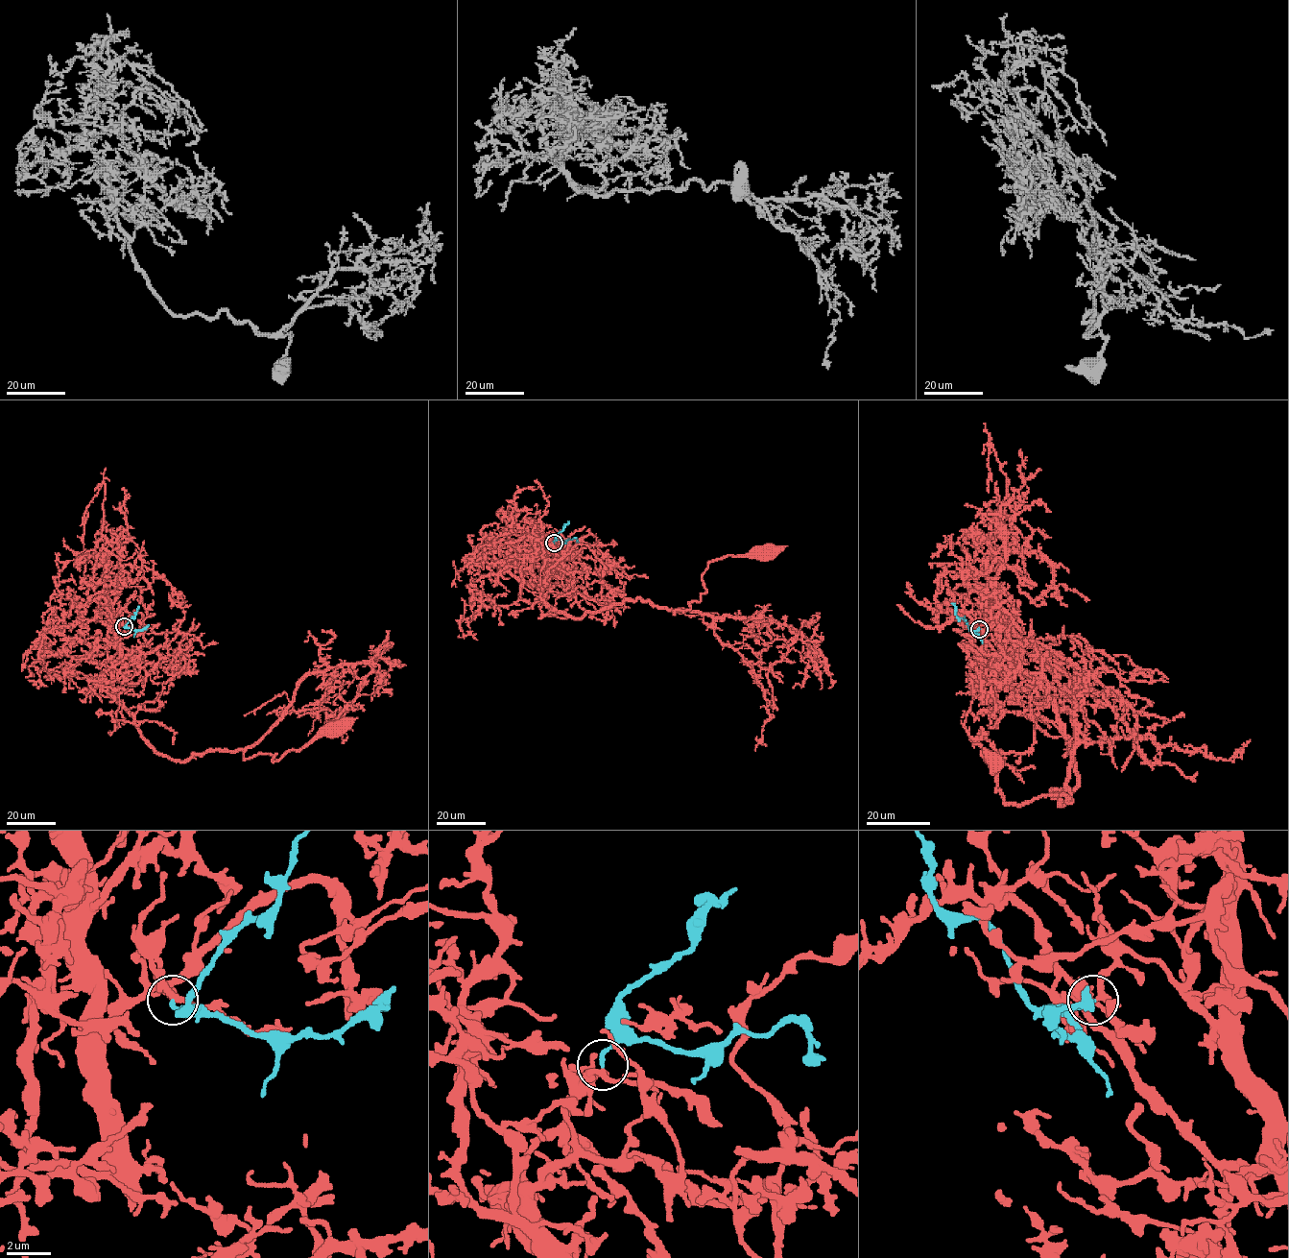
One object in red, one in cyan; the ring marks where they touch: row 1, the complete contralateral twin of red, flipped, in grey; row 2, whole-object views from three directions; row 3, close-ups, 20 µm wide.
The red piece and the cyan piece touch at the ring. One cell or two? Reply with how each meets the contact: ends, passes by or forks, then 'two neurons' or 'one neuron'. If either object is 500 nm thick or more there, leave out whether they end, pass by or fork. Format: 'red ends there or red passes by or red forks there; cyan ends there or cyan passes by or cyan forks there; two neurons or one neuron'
red passes by; cyan ends there; one neuron

